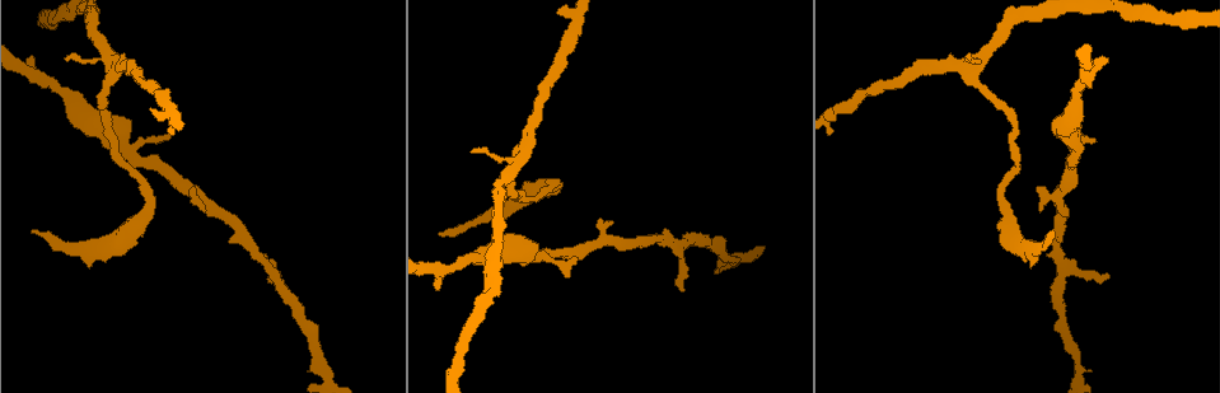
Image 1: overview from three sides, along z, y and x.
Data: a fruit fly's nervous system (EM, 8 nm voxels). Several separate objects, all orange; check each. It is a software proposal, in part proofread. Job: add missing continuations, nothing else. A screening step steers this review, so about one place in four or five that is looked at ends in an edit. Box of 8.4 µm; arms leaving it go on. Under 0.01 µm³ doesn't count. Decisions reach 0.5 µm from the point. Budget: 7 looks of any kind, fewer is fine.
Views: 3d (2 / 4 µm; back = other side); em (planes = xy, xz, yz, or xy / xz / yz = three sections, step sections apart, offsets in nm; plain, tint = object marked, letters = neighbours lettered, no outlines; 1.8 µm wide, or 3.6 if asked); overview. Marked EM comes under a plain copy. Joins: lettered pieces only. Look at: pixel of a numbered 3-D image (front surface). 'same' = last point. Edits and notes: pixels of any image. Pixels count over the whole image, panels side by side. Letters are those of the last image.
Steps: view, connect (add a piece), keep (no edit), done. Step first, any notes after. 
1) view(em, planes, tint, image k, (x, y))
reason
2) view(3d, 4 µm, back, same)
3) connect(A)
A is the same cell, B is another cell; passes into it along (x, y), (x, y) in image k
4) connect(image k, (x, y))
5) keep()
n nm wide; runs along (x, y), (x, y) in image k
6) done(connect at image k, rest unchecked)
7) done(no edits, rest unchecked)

view(em, xz, step 4, tint, image 1, (32, 230))
thin end

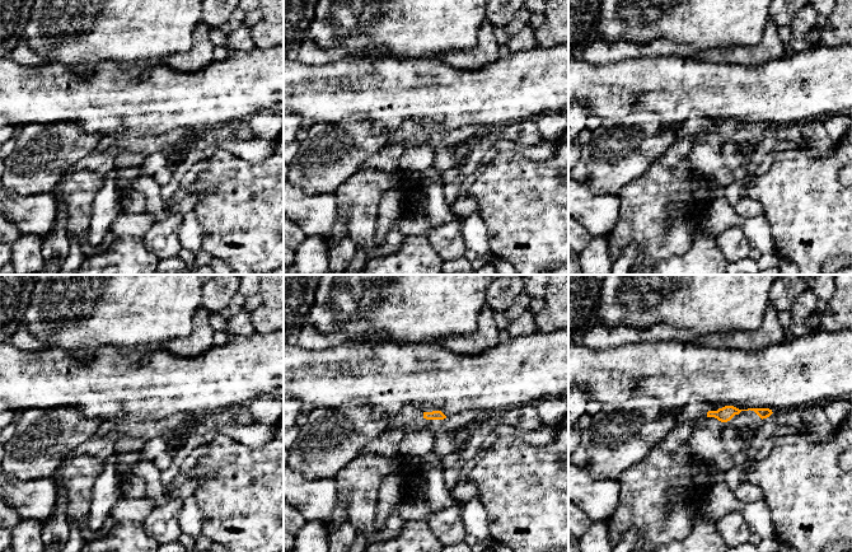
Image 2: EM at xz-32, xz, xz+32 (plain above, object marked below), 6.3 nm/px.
view(em, planes, letters, same)
another direction

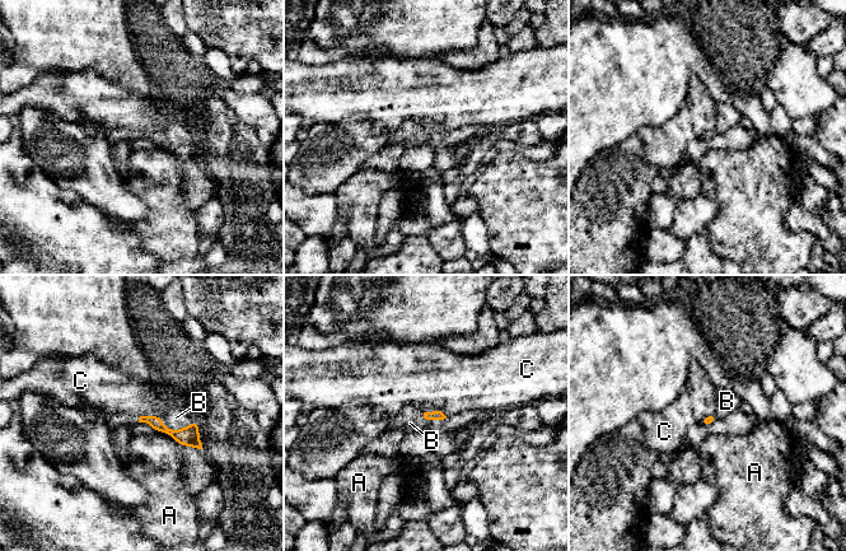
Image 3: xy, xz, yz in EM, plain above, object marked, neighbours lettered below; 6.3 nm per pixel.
connect(B)
B is the same cell, A and C are other cells; passes into it along (188, 437), (176, 430), (176, 418) in image 3; the cell continues

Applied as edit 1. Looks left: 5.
view(overview)
redraw

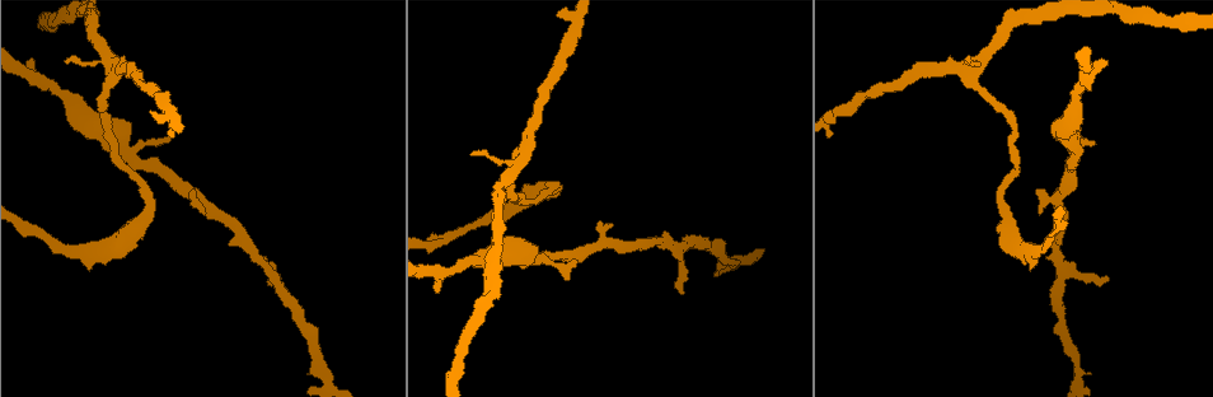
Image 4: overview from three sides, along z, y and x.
view(em, planes, letters, image 4, (108, 75))
arms part here

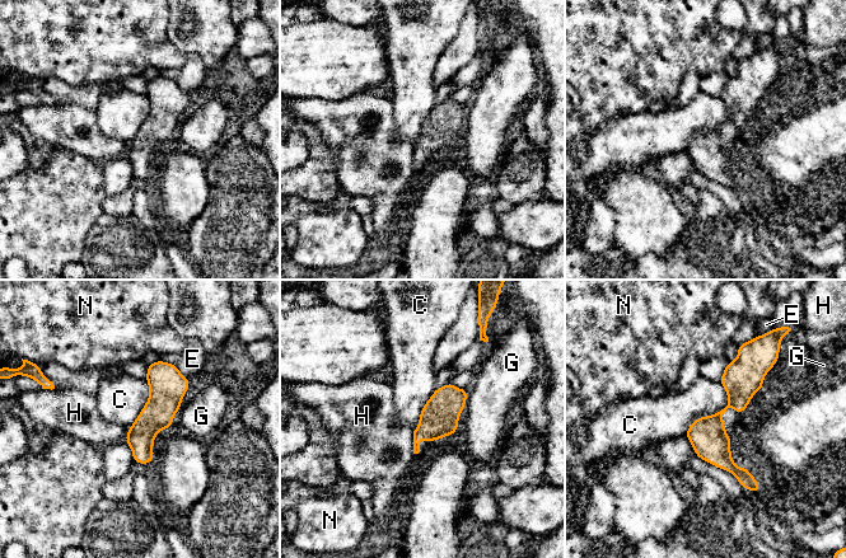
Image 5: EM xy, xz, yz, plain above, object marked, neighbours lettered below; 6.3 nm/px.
keep()
C, E, G, H and N are other cells; border along (719, 381), (727, 404), (685, 434) in image 5; none of them fits

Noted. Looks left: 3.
view(em, planes, tint, image 4, (1107, 280))
thin end

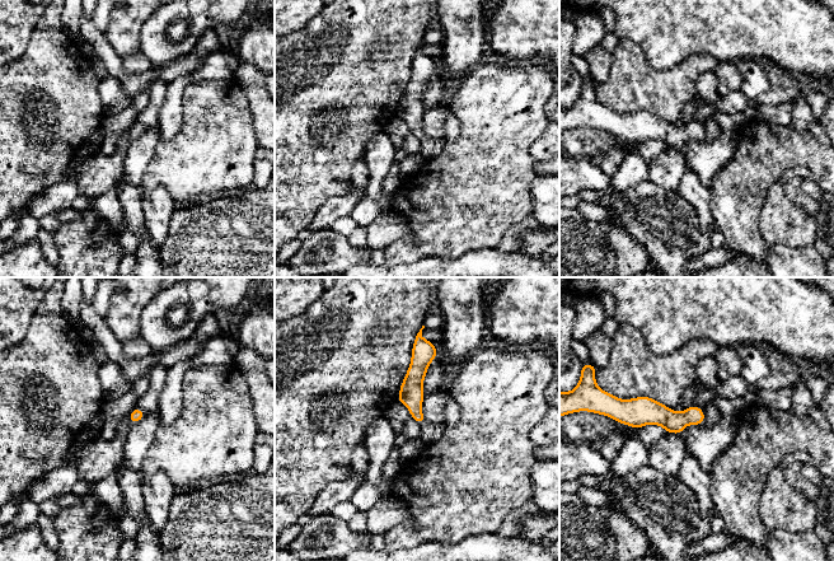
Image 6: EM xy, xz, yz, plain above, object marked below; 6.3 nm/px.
view(em, planes, letters, same)
see the neighbours

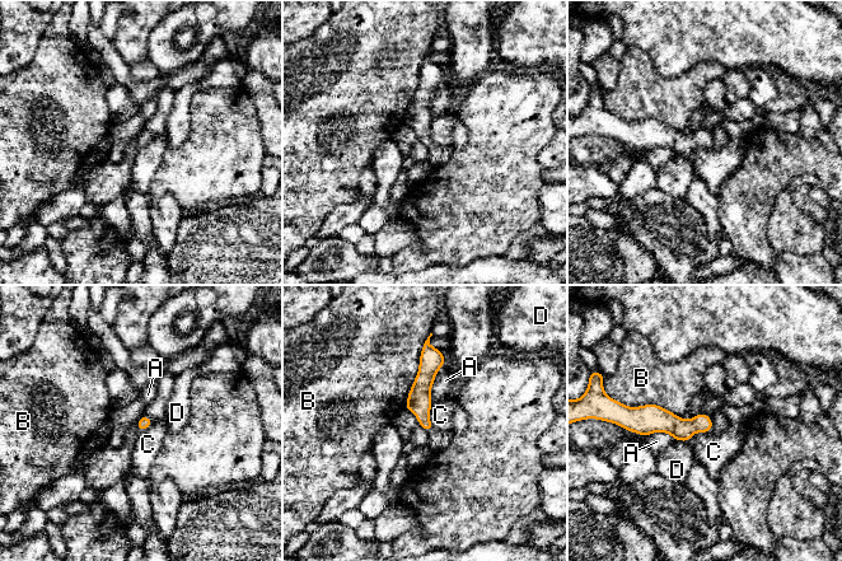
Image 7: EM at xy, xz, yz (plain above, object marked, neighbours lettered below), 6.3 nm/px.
keep()
A, B, C and D are other cells; border along (710, 431), (696, 431), (688, 442) in image 7; no lettered piece goes on from it

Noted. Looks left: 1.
done(connect at image 3, rest unchecked)

